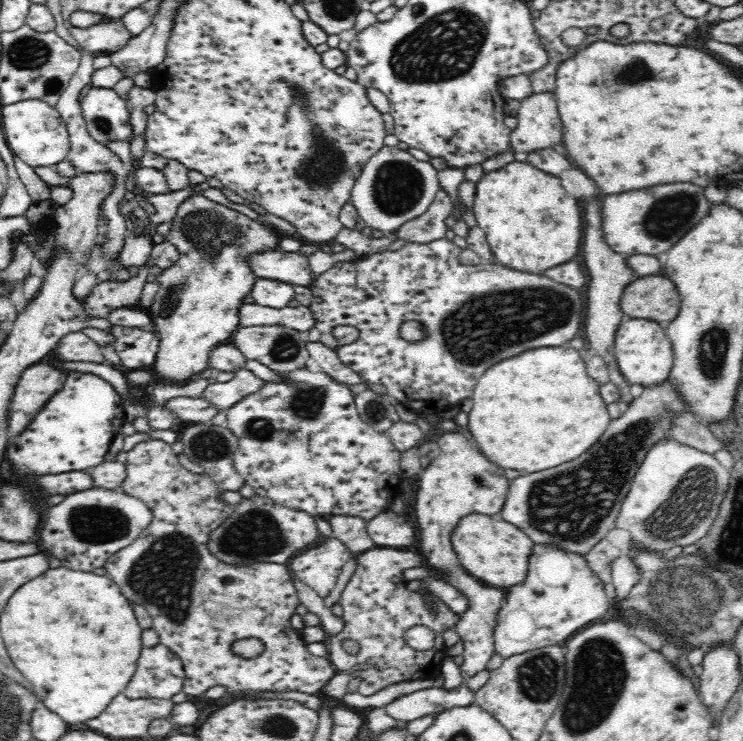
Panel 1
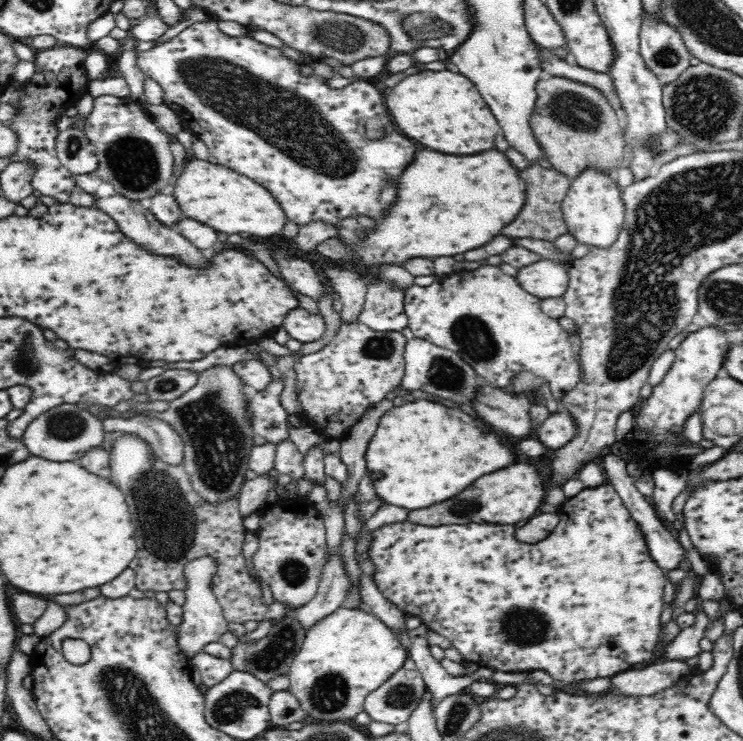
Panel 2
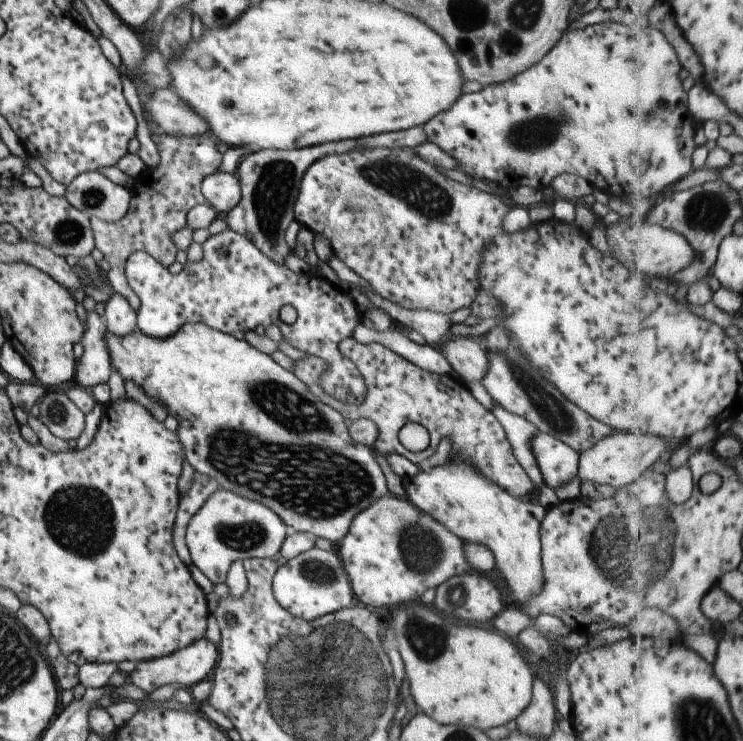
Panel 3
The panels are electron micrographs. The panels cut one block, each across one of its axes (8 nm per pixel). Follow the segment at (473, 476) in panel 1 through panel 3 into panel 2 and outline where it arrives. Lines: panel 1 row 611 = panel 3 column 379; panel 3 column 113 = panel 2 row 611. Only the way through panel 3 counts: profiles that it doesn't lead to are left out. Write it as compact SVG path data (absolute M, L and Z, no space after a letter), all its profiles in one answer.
M339 607L305 632L305 639L293 656L287 672L290 679L289 691L297 698L299 707L307 714L309 721L353 721L363 711L365 698L402 667L407 656L408 651L401 647L394 631L372 612Z

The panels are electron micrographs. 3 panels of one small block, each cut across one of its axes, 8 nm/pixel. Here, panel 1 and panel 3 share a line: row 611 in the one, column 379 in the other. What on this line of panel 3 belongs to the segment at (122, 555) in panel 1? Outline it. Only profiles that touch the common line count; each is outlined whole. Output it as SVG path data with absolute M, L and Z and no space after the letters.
M365 146L355 147L349 152L346 152L346 154L330 154L330 156L324 156L316 160L306 170L302 178L293 214L295 220L300 223L301 227L307 227L315 235L325 237L330 242L333 255L344 262L352 272L366 280L375 294L378 294L381 298L388 299L392 303L414 311L429 311L432 313L452 315L456 310L470 307L473 304L480 290L479 267L483 262L483 253L485 249L488 249L488 246L491 246L495 242L495 239L505 234L503 219L510 209L511 206L496 195L488 194L488 192L484 192L484 190L480 190L476 186L466 186L466 184L460 184L454 182L454 180L450 180L442 172L438 172L436 166L417 156L417 153L412 148L372 148Z

